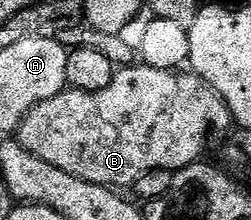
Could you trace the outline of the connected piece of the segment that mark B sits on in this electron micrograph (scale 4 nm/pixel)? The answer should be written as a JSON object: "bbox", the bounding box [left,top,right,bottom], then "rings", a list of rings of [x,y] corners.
{"bbox":[16,64,232,190],"rings":[[[147,64],[119,67],[112,82],[104,90],[76,92],[63,90],[56,98],[40,102],[22,119],[16,139],[36,158],[80,178],[84,182],[99,184],[111,190],[126,190],[148,170],[168,170],[176,173],[189,164],[197,164],[206,152],[210,132],[226,132],[232,128],[232,117],[228,106],[199,76],[185,71],[169,72],[149,68]]]}

